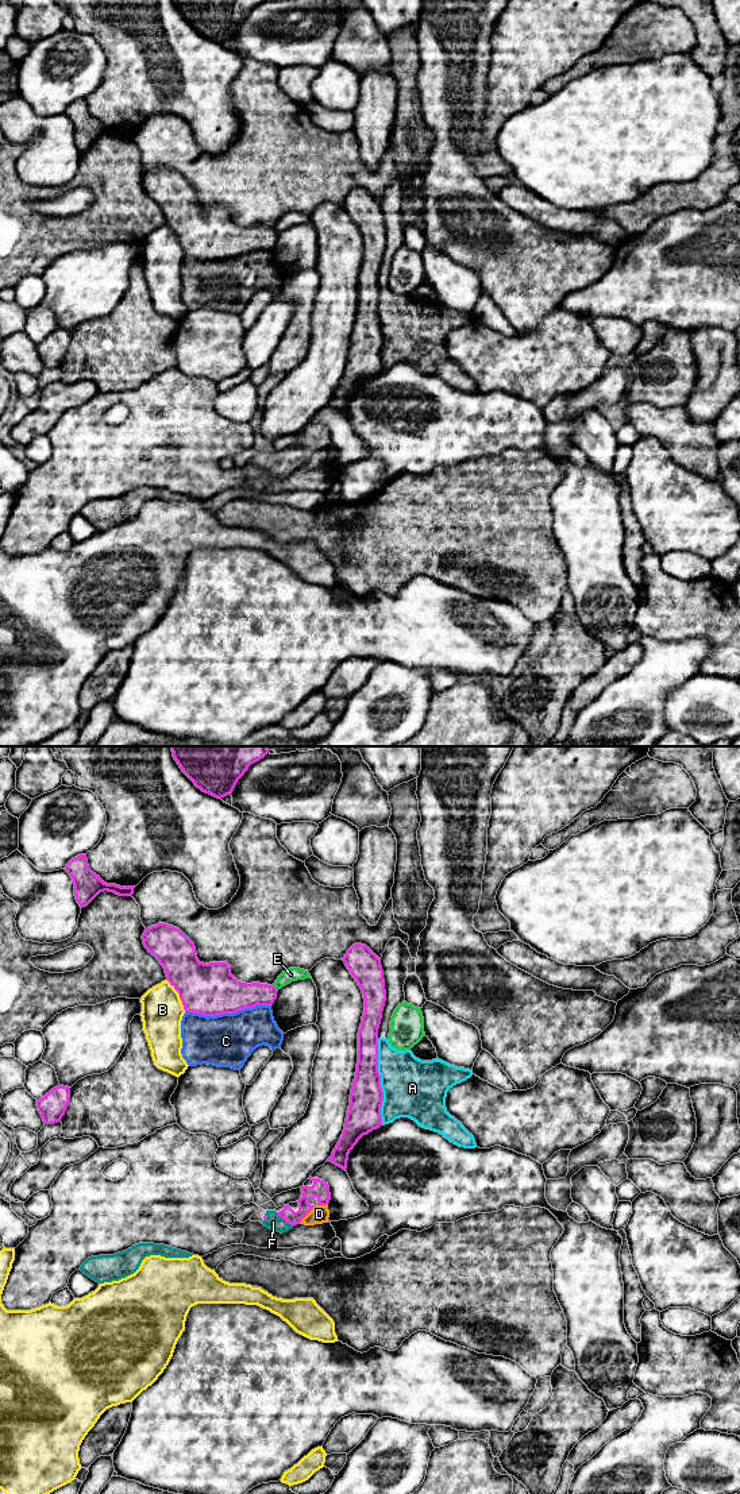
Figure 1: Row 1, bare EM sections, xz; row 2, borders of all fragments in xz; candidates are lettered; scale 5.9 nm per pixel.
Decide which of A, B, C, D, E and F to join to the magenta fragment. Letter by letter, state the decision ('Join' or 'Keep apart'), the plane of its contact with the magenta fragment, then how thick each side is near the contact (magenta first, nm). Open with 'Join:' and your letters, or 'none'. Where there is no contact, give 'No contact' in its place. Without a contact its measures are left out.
Join: F
A: Keep apart. Touches magenta in xz. Thickness 200 nm (magenta) against 360 nm
B: Keep apart. Touches magenta in xz. Thickness 320 nm (magenta) against 240 nm
C: Keep apart. Touches magenta in xz. Thickness 320 nm (magenta) against 320 nm
D: Keep apart. Touches magenta in xz. Thickness 110 nm (magenta) against 110 nm
E: Keep apart. Touches magenta in xz. Thickness 180 nm (magenta) against 80 nm
F: Join. Touches magenta in xz. Thickness 80 nm (magenta) against 90 nm

